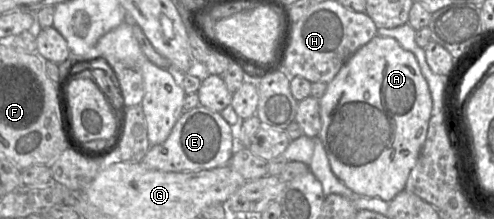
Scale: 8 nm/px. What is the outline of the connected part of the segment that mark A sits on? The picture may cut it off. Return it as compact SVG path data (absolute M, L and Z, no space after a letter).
M376 35L367 44L359 48L342 66L335 78L328 83L325 94L319 99L321 131L318 135L325 148L330 167L336 177L347 186L353 194L365 197L378 197L386 202L393 200L405 189L411 170L417 163L420 152L427 138L428 126L432 116L433 100L428 83L423 76L414 54L405 50L394 38Z

